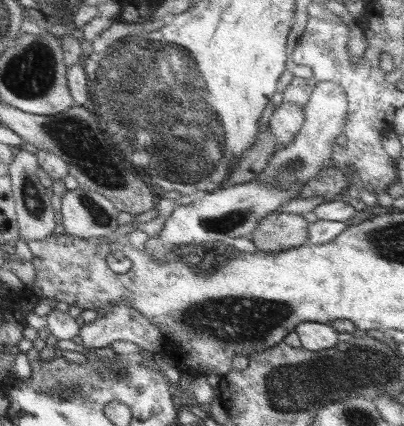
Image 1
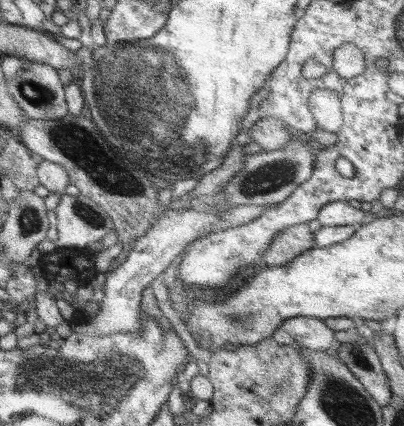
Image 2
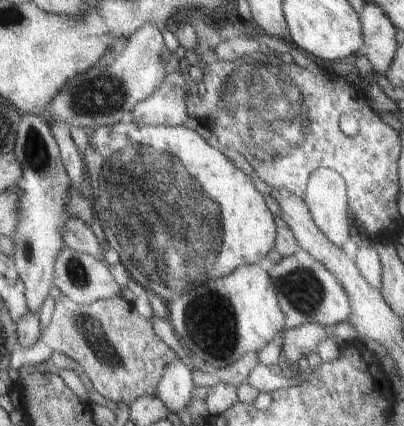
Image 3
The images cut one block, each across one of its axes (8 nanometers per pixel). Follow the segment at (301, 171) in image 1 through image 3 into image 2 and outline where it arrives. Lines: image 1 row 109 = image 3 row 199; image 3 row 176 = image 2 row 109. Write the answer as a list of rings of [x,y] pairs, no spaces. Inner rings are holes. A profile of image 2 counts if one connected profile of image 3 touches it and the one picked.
[[[313,90],[309,94],[309,114],[317,122],[319,130],[339,132],[339,128],[343,124],[339,98],[341,96],[331,90]]]

